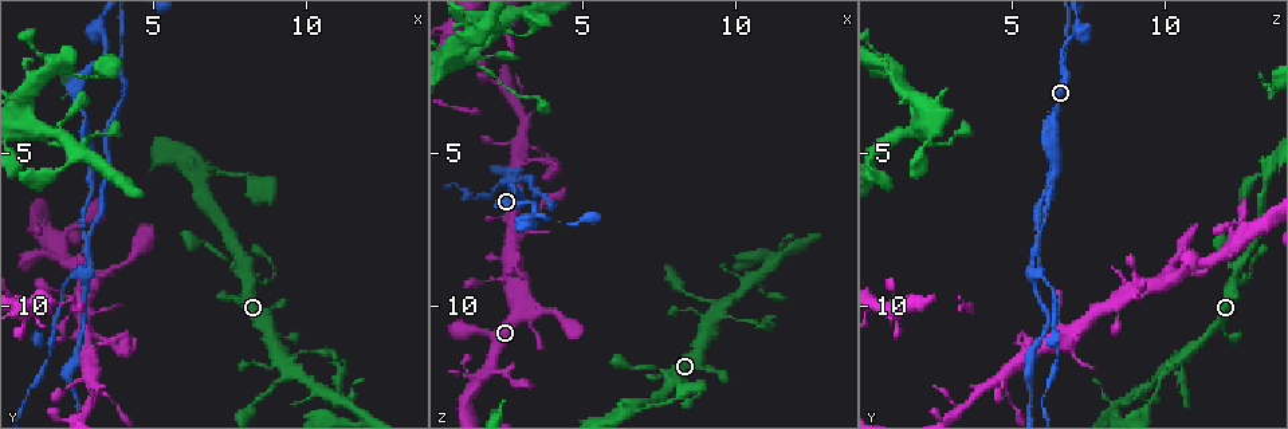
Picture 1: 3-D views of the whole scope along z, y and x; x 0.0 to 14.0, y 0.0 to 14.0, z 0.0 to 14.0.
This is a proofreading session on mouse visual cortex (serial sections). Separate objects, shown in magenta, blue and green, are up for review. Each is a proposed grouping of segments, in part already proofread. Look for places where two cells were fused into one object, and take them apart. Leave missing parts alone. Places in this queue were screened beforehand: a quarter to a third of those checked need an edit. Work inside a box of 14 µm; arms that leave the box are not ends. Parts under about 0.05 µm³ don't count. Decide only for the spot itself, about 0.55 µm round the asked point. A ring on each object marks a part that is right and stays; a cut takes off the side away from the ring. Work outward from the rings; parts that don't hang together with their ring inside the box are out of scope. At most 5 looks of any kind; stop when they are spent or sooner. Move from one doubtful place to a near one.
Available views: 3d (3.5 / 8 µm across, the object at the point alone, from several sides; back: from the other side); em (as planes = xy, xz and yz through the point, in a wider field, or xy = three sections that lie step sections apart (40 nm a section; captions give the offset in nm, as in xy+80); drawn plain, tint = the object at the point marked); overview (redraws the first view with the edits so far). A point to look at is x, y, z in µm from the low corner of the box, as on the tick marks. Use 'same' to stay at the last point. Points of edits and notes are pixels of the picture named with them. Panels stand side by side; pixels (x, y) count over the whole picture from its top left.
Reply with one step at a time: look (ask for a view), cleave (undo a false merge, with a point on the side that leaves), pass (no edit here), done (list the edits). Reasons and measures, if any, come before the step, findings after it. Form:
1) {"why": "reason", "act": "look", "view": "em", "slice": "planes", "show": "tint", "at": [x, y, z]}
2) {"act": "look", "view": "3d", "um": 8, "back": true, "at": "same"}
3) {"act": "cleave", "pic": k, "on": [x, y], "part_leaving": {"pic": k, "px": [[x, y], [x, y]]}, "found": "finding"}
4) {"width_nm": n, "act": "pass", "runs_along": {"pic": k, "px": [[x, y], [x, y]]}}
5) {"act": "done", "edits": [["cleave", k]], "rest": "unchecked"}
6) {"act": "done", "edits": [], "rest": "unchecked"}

{"why": "four-way junction", "act": "look", "view": "3d", "um": 3.5, "back": true, "at": [9.2, 11.9, 10.3]}

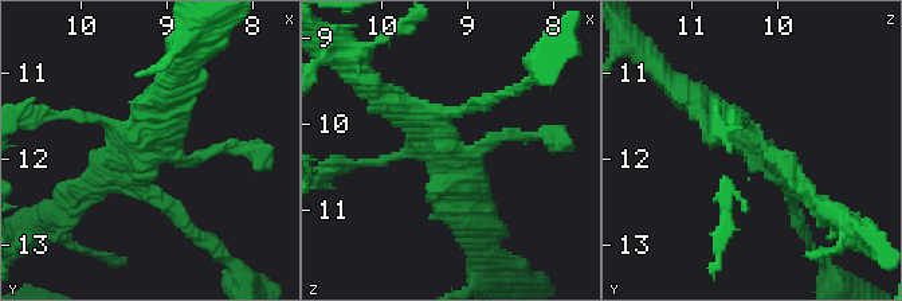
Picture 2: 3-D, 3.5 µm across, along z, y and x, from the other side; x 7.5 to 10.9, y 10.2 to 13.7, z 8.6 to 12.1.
{"act": "pass", "runs_along": {"pic": 2, "px": [[682, 94], [799, 190]]}, "found": "all the same cell"}

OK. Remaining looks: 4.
{"why": "sharp bend", "act": "look", "view": "3d", "um": 3.5, "at": [6.6, 5.7, 13.3]}

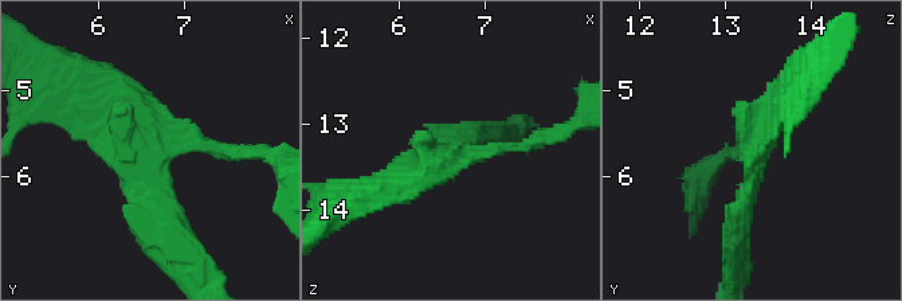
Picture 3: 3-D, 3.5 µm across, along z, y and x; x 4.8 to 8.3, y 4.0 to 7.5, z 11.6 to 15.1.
{"act": "pass", "runs_along": {"pic": 3, "px": [[175, 239], [105, 88]]}, "found": "continuous, no second cell"}

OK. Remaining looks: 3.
{"act": "done", "edits": [], "rest": "unchecked"}

